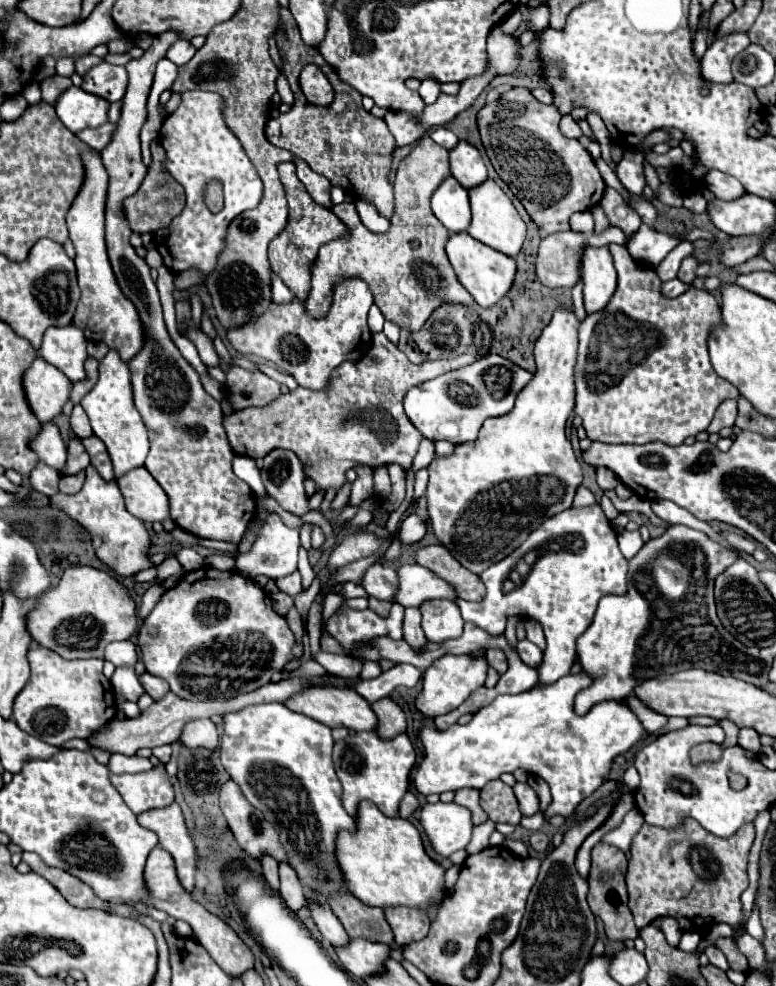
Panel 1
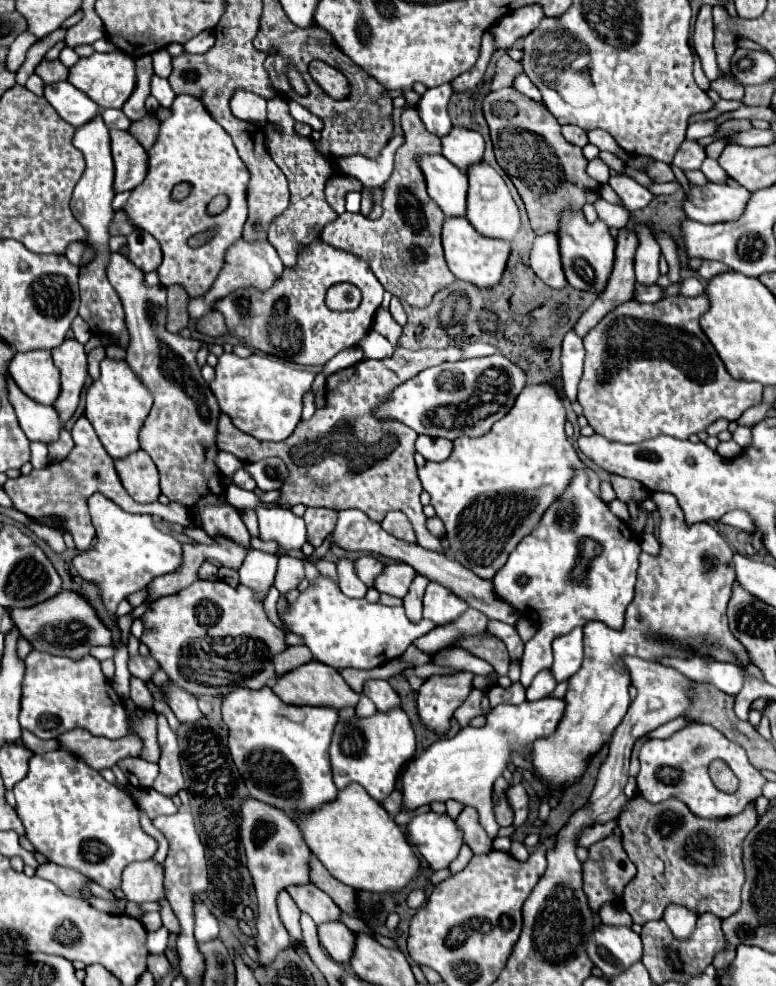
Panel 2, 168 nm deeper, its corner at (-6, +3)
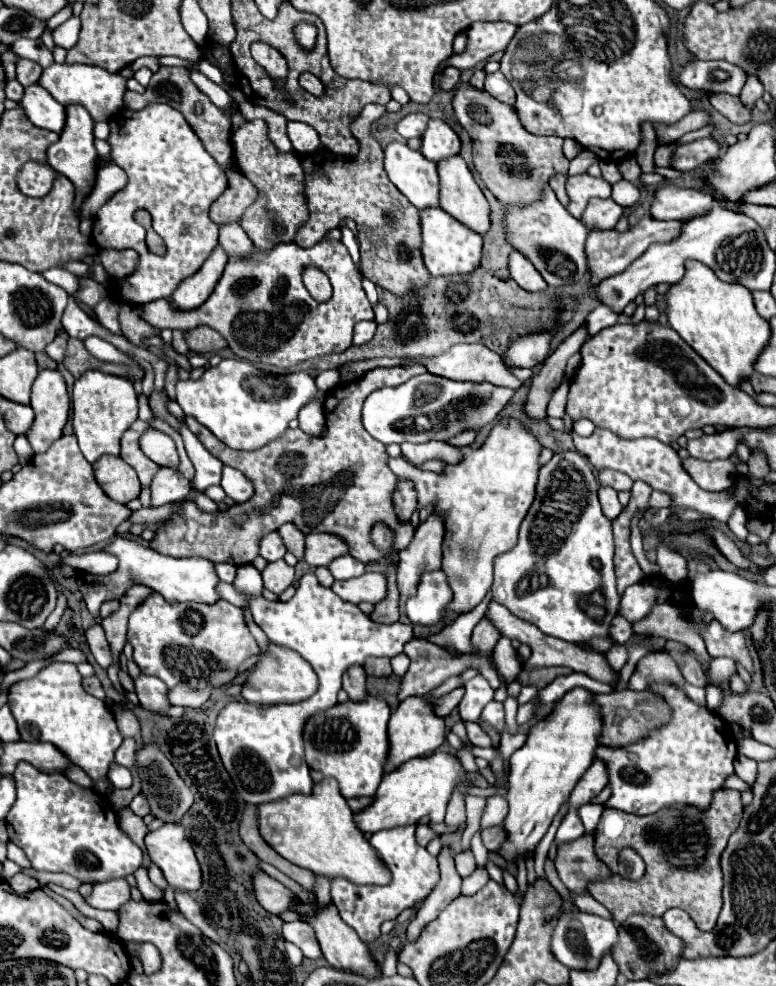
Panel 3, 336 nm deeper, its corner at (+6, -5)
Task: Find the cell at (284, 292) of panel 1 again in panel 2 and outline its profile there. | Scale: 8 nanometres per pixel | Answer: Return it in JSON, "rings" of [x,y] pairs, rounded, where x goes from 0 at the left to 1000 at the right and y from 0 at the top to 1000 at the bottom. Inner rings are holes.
{"rings":[[[307,241],[289,258],[289,270],[278,282],[278,286],[273,288],[273,292],[268,294],[268,298],[258,300],[258,302],[247,302],[242,306],[242,320],[245,323],[260,323],[265,316],[271,316],[271,308],[286,300],[291,300],[294,296],[299,296],[302,292],[312,292],[312,290],[330,290],[330,292],[348,292],[356,284],[356,280],[361,280],[361,276],[366,274],[363,264],[358,262],[353,249],[345,243],[314,243]]]}

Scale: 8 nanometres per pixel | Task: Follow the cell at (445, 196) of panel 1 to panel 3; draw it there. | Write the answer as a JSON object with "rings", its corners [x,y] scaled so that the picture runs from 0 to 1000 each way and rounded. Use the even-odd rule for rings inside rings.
{"rings":[[[503,144],[495,156],[500,181],[539,213],[567,209],[567,187],[559,164],[518,144]]]}

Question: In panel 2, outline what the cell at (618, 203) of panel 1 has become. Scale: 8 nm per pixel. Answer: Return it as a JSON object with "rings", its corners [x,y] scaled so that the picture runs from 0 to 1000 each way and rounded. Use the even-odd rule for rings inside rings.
{"rings":[[[799,233],[794,241],[794,264],[781,292],[773,296],[771,306],[765,306],[742,327],[740,337],[753,343],[784,316],[812,304],[814,292],[820,290],[817,282],[817,256],[822,252],[822,241],[814,235]]]}

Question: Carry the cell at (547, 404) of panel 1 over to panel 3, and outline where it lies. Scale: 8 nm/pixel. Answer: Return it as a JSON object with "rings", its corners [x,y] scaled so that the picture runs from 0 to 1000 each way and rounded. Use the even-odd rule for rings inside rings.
{"rings":[[[649,422],[629,440],[624,450],[619,454],[588,454],[595,460],[595,467],[590,471],[575,471],[572,479],[546,479],[528,471],[523,465],[503,465],[503,475],[513,485],[528,487],[536,497],[539,513],[549,515],[557,513],[557,521],[567,523],[572,527],[572,554],[570,554],[570,580],[577,586],[577,592],[585,600],[585,609],[575,621],[572,633],[585,629],[585,623],[595,623],[616,615],[624,604],[629,602],[637,586],[637,566],[647,560],[655,560],[655,556],[665,554],[668,548],[668,535],[680,521],[680,513],[686,513],[686,507],[691,503],[691,487],[693,487],[693,465],[698,458],[696,446],[665,424]]]}

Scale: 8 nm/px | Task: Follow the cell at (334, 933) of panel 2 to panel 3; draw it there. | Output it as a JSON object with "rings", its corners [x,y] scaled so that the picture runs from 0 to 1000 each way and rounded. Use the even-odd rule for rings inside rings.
{"rings":[[[381,933],[381,935],[369,935],[363,939],[363,951],[381,957],[394,972],[415,972],[412,957],[407,957],[407,949],[402,945],[402,939],[397,935]]]}

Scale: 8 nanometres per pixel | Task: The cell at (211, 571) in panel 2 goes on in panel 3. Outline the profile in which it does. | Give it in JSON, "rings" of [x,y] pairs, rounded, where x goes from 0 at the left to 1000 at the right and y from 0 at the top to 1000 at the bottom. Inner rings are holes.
{"rings":[[[149,544],[134,560],[144,562],[152,566],[152,576],[137,584],[121,584],[111,580],[98,580],[98,592],[101,598],[116,619],[119,625],[126,625],[129,613],[137,609],[155,609],[162,598],[173,592],[186,592],[204,602],[209,602],[214,609],[232,609],[232,611],[263,611],[263,613],[276,613],[284,604],[278,602],[278,592],[281,584],[276,580],[276,572],[265,566],[222,566],[222,564],[209,564],[198,560],[193,554],[178,552],[175,548]]]}

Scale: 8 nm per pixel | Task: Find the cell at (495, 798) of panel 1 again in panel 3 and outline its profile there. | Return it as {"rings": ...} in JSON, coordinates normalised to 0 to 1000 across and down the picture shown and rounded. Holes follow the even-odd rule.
{"rings":[[[639,838],[639,840],[626,840],[621,842],[621,854],[629,862],[642,862],[647,856],[649,856],[649,850],[647,850],[647,838]]]}

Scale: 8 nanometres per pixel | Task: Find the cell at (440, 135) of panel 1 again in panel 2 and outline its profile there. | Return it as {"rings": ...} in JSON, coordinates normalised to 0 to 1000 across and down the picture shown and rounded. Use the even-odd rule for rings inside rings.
{"rings":[[[577,83],[564,89],[549,91],[549,95],[539,101],[536,112],[539,112],[549,132],[562,138],[572,138],[572,134],[577,134],[577,130],[582,130],[576,112],[580,97],[582,97],[582,85]]]}

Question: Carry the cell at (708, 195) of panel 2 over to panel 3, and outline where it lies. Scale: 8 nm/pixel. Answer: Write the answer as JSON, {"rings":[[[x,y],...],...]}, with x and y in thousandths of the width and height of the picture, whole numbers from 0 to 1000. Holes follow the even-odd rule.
{"rings":[[[853,189],[845,195],[845,203],[840,205],[840,221],[845,223],[892,223],[897,219],[910,219],[918,209],[920,201],[910,195],[899,195],[894,191],[871,191],[871,189]]]}

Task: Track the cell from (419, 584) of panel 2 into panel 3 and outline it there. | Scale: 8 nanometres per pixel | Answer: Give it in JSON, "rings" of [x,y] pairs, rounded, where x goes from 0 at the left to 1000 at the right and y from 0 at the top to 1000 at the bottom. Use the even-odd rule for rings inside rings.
{"rings":[[[552,523],[536,535],[534,548],[526,556],[515,560],[510,592],[515,600],[515,625],[521,625],[521,613],[531,600],[536,600],[536,592],[541,584],[554,578],[564,578],[570,570],[570,546],[572,546],[572,529],[567,523]]]}

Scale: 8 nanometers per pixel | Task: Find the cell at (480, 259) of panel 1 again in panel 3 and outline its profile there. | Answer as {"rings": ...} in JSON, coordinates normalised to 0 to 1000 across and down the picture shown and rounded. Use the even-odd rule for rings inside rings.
{"rings":[[[552,211],[541,215],[544,227],[544,260],[557,280],[608,278],[619,270],[621,262],[621,239],[585,223],[570,211]]]}

